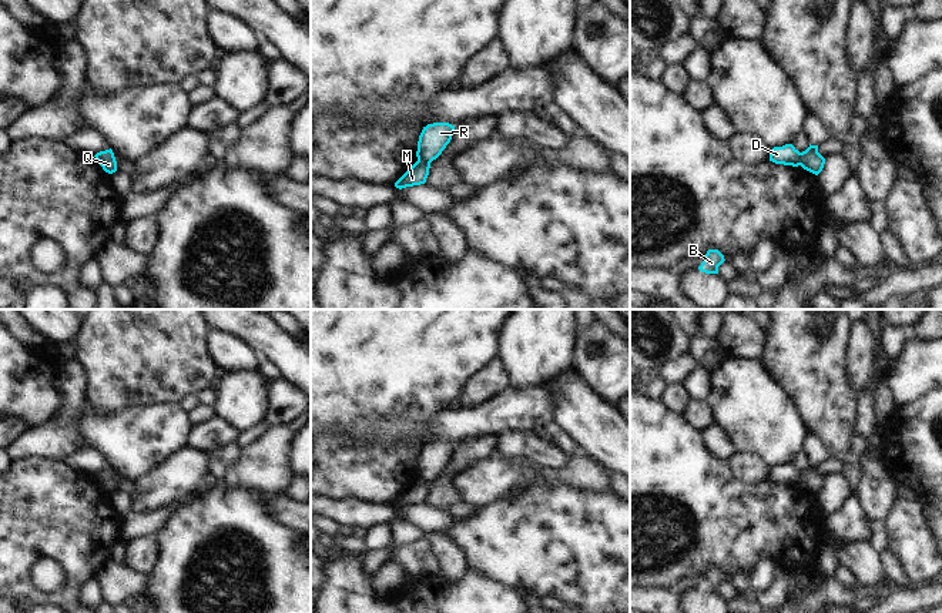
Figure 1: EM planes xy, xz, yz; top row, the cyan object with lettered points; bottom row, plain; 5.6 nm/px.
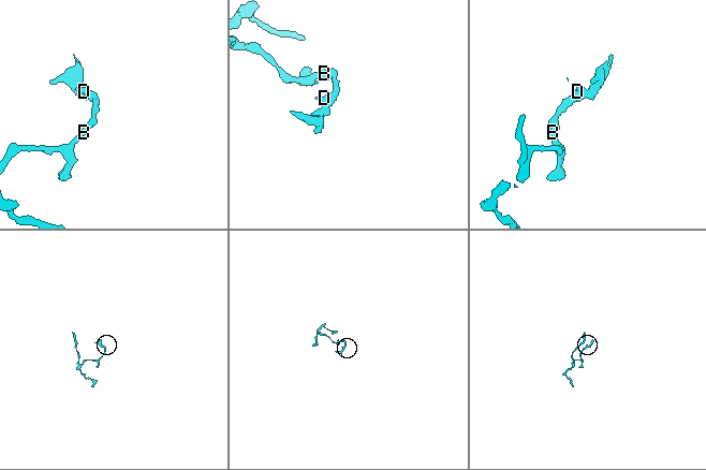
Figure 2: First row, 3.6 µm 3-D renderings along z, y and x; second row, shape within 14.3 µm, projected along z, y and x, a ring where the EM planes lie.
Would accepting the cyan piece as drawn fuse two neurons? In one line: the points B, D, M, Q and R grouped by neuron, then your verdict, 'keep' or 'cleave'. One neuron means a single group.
groups B D Q R / M; cleave

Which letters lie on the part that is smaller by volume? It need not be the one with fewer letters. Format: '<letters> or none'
M

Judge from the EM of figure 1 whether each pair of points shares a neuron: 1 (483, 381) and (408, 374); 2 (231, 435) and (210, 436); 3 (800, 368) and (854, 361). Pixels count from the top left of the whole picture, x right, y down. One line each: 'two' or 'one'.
1: two
2: one
3: two

